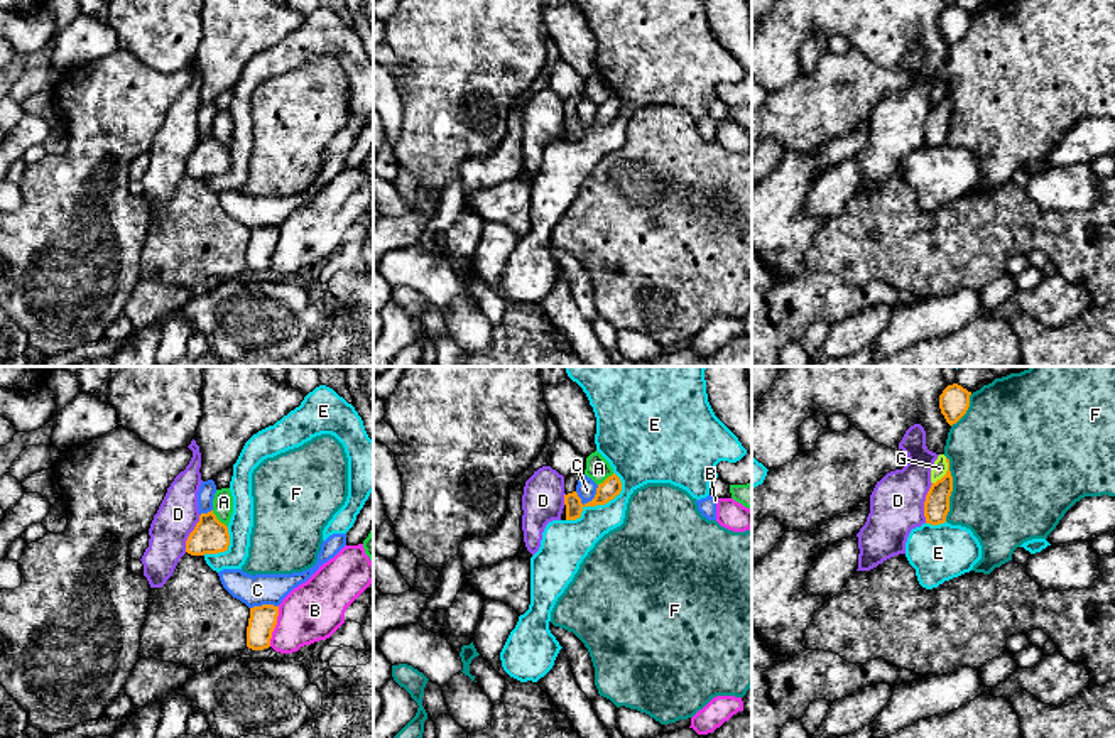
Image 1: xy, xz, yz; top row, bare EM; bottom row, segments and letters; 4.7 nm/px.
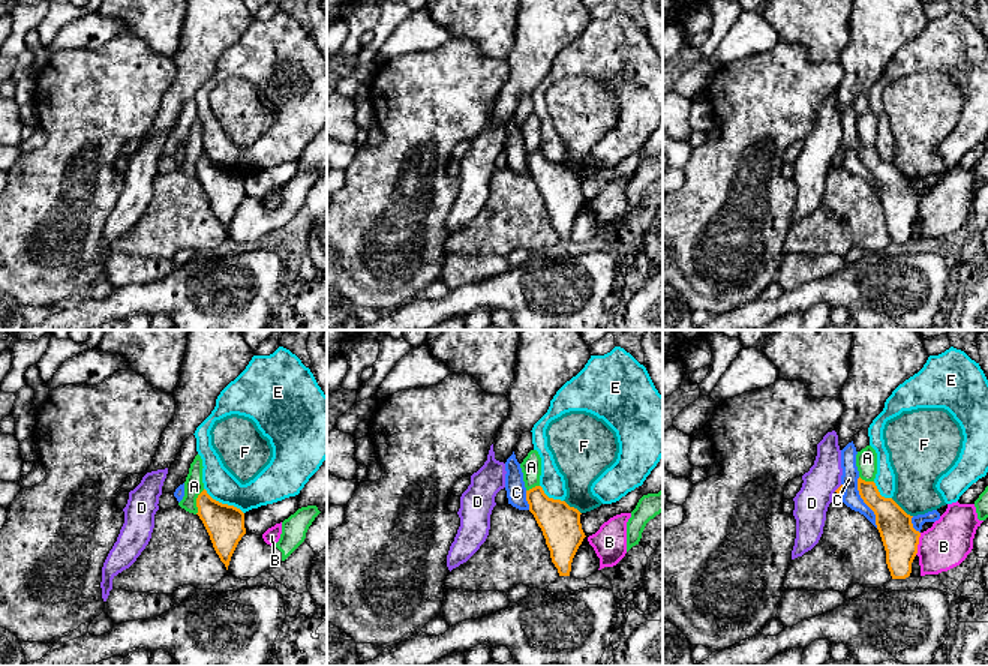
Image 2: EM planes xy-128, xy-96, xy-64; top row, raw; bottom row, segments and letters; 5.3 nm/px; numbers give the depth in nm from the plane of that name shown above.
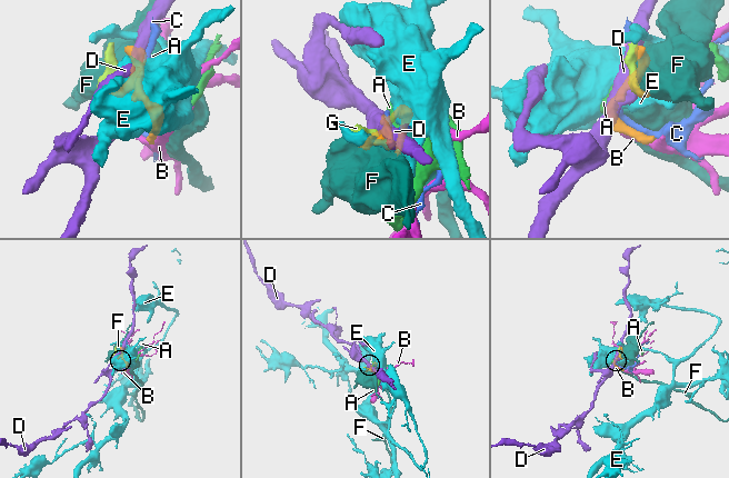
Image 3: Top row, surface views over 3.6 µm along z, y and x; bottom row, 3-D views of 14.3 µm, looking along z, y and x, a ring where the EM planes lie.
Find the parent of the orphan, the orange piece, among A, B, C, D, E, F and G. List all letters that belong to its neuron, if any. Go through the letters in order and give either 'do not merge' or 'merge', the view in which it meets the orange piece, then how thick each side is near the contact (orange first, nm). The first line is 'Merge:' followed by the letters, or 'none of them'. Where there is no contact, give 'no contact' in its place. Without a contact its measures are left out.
Merge: none of them
A: do not merge; contact in xy; calibres 170 and 100 nm
B: do not merge; contact in xy; calibres 130 and 280 nm
C: do not merge; contact in xz; calibres 90 and 100 nm
D: do not merge; contact in yz; calibres 120 and 260 nm
E: do not merge; contact in xz; calibres 90 and 220 nm
F: do not merge; contact in yz; calibres 120 and 500 nm
G: do not merge; contact in yz; calibres 120 and 70 nm

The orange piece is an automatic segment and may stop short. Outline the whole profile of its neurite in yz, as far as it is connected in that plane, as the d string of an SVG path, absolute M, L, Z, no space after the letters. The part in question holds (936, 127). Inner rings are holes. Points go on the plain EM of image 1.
M946 79L948 93L946 96L931 106L926 123L924 123L924 138L926 145L939 147L946 144L949 133L949 118L953 113L953 98L949 93L949 81Z

